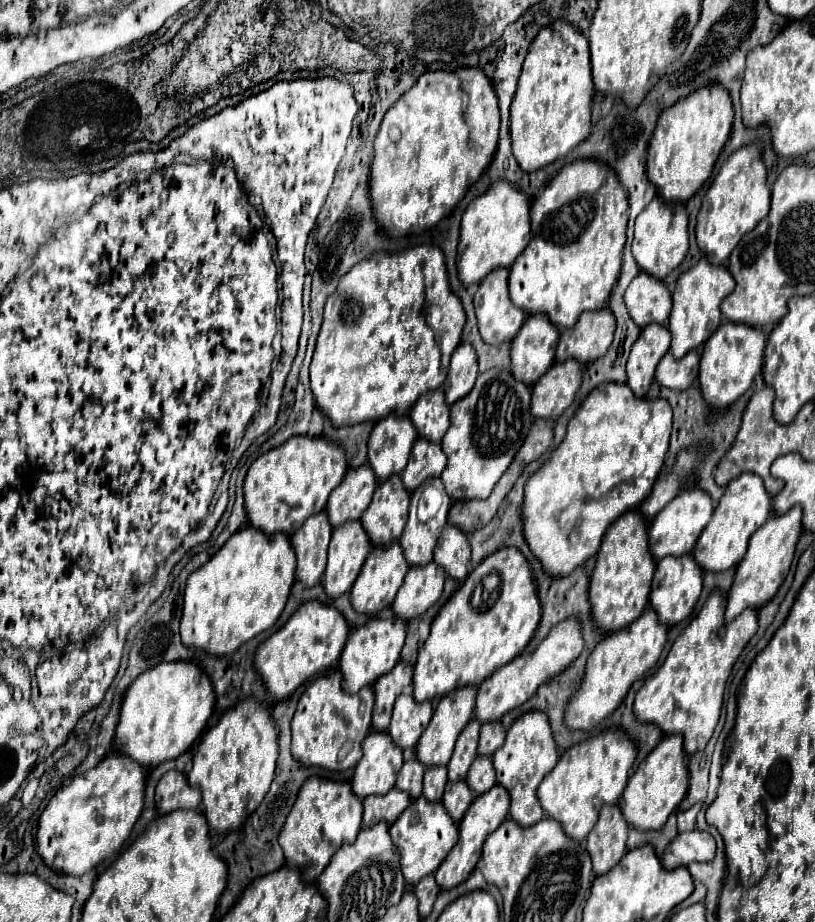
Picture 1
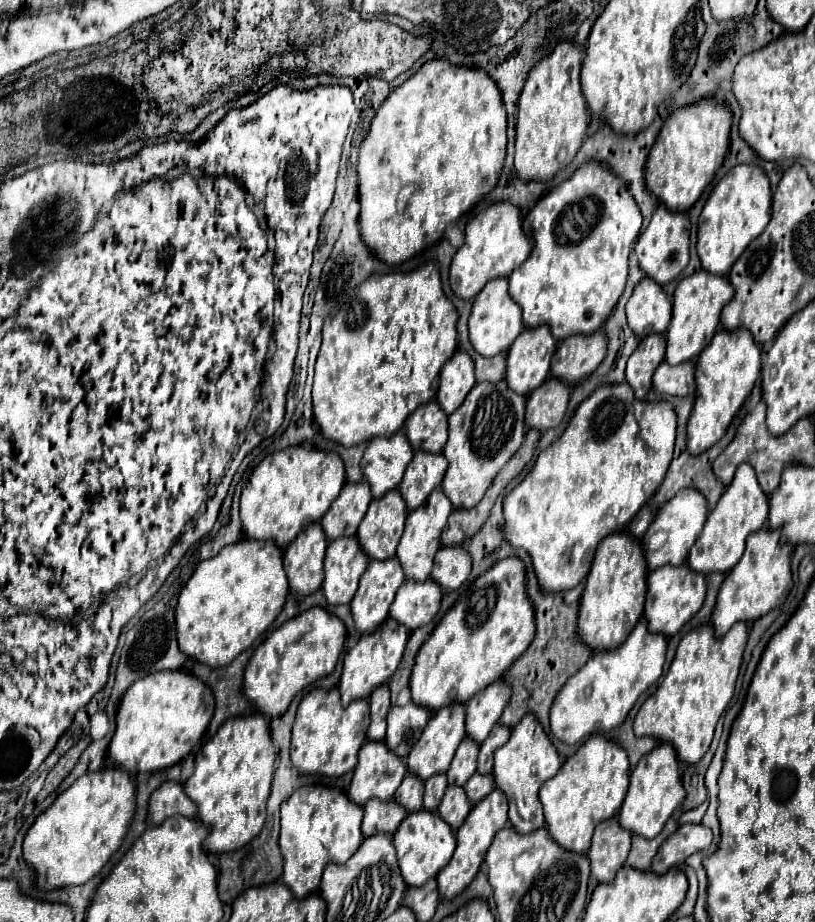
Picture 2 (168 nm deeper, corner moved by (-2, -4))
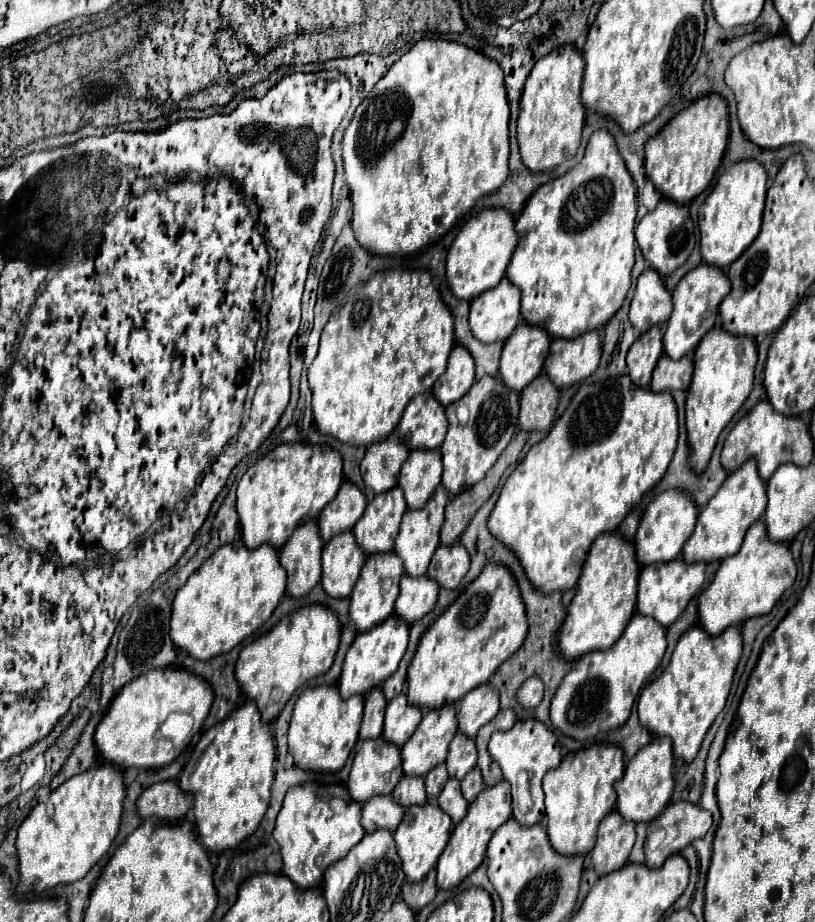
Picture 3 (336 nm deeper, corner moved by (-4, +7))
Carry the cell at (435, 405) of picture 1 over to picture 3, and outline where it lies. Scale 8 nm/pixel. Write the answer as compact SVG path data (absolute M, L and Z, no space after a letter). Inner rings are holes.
M431 391L417 395L405 409L397 427L399 439L409 449L439 449L447 433L445 407Z

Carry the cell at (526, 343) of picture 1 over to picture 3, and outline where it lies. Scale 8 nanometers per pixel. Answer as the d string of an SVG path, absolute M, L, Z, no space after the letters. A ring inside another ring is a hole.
M519 323L511 337L505 341L499 363L499 379L503 385L521 391L531 379L535 379L547 357L551 337L541 327L531 327L529 323Z

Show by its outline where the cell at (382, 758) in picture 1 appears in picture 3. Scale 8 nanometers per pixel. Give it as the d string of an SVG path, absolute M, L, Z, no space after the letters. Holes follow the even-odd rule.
M383 737L363 741L355 753L347 781L349 795L359 803L375 795L391 795L401 777L401 755L397 747L391 747Z

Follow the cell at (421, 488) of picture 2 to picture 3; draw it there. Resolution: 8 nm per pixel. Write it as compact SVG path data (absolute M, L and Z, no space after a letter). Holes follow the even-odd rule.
M439 449L435 451L411 451L399 473L399 487L403 489L407 509L423 507L441 483L443 463Z

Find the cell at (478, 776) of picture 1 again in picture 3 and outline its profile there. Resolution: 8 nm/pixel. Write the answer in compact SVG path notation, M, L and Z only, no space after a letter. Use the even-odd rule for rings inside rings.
M473 767L473 769L465 775L465 779L461 781L463 797L465 797L469 803L483 791L483 787L485 787L485 783L483 783L483 777L481 777L479 767Z

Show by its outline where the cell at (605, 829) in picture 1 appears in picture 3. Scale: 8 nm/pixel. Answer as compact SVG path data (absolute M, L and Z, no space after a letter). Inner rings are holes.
M617 811L605 815L599 825L591 863L597 875L609 875L627 863L635 843L635 823L625 821Z

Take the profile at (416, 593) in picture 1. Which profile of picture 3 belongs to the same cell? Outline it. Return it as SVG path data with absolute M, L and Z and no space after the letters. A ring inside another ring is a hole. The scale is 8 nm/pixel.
M403 575L401 593L399 599L395 601L395 613L407 619L407 623L415 623L435 607L437 595L439 587L435 587L431 579L427 577L411 579L409 575Z

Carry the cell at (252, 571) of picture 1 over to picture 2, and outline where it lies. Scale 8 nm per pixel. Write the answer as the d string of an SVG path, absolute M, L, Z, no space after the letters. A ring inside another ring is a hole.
M239 540L235 544L225 546L217 556L199 562L193 576L189 578L189 582L179 594L175 622L177 622L177 640L181 652L213 668L229 664L243 650L247 650L281 614L287 592L289 592L289 584L283 570L283 552L281 548L277 548L277 544Z

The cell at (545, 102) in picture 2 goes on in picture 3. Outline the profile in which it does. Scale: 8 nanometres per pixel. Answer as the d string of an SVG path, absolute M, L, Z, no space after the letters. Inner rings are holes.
M563 45L551 55L545 55L535 63L527 77L525 91L521 95L521 111L517 119L517 143L523 163L535 171L551 171L567 159L573 159L585 121L585 107L581 103L581 81L583 81L583 57L575 45Z

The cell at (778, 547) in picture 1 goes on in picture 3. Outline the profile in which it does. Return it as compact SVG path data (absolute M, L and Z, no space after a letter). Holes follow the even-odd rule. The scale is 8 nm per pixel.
M763 521L753 523L743 539L741 549L723 559L709 587L699 595L699 623L709 635L719 635L731 625L743 625L745 619L767 615L779 597L793 585L797 577L797 567L791 551L783 543L771 543L767 539L767 529Z

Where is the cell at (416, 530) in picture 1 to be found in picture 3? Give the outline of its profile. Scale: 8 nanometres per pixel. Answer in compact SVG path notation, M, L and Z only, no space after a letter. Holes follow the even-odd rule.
M439 487L423 509L407 511L407 515L403 515L401 531L399 531L397 541L395 541L395 553L401 557L405 573L409 577L425 575L425 571L429 567L429 561L431 561L435 549L439 547L439 529L441 529L441 523L443 523L445 505L447 505L447 491L443 487Z

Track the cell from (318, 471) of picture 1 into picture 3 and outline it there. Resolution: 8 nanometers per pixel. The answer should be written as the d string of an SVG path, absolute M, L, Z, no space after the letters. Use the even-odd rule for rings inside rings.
M303 443L279 445L255 463L237 487L237 511L245 547L255 549L269 543L273 549L281 549L299 525L317 519L321 509L337 495L341 483L343 461L331 447Z

